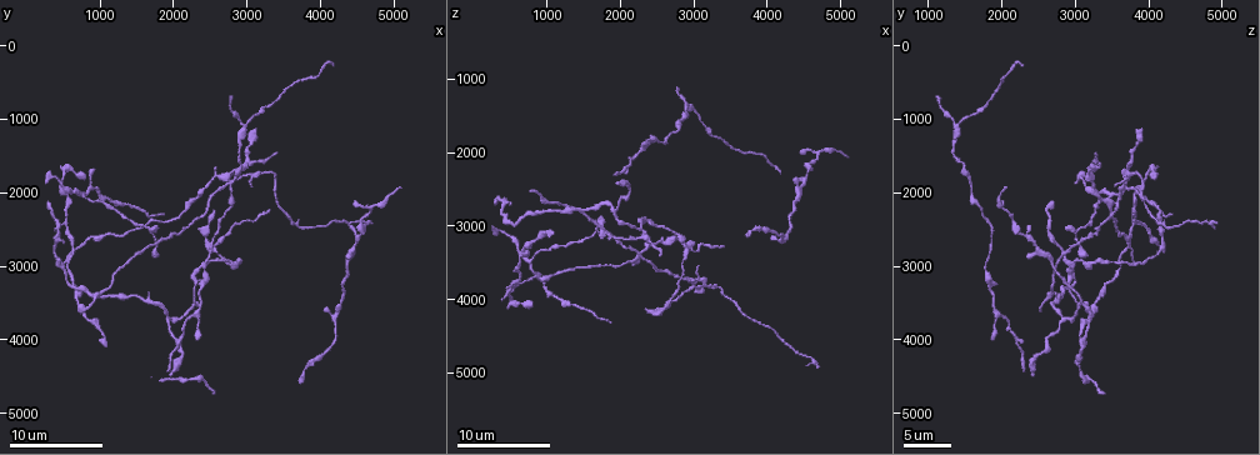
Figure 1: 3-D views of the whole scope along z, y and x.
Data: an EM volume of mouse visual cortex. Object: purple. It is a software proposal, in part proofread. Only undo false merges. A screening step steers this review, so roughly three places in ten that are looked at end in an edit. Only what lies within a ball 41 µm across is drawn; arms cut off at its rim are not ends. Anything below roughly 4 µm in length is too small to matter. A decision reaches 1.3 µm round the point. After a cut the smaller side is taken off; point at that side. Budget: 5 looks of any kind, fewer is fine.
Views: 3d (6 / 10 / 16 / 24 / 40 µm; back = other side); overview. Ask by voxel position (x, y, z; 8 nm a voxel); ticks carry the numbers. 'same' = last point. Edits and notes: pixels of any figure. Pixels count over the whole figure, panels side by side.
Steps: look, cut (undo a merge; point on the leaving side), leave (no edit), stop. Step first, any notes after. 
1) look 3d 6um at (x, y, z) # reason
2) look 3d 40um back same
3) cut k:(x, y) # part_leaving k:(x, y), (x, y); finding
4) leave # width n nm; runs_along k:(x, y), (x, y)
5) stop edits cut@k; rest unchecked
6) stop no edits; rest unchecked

look 3d 10um at (1800, 2650, 3000) # looks like a crossing

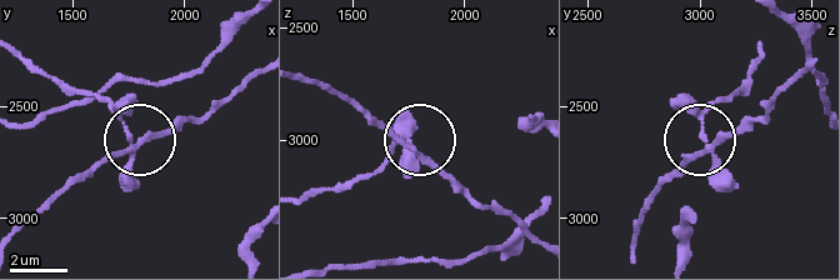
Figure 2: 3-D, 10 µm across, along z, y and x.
cut 2:(103, 163) # width 170 nm; part_leaving 2:(135, 144), (219, 108), (255, 76); a second neuron is stuck on

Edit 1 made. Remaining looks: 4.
look overview # see it whole again

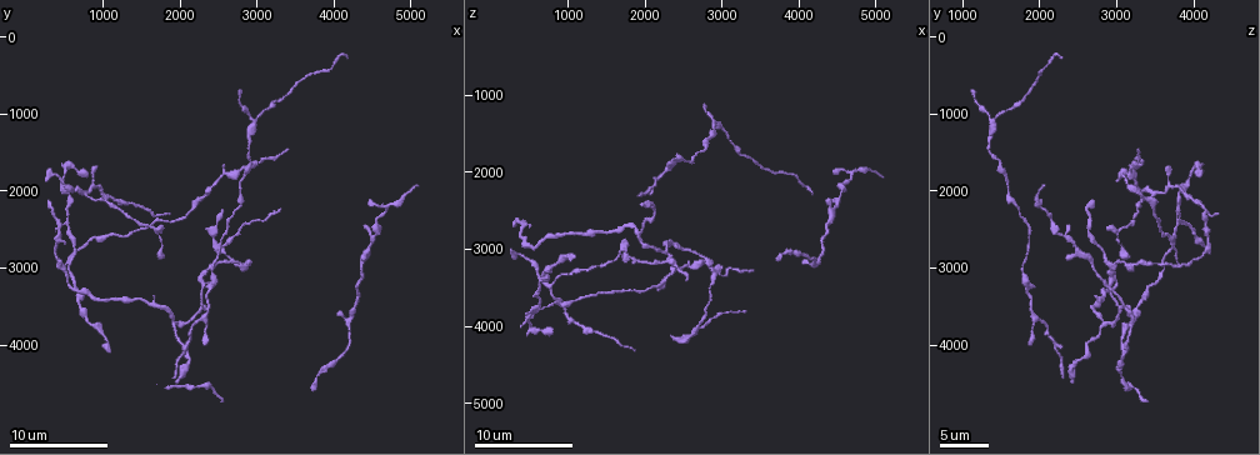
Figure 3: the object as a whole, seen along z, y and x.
look 3d 6um at (1900, 3600, 2750) # three-way junction

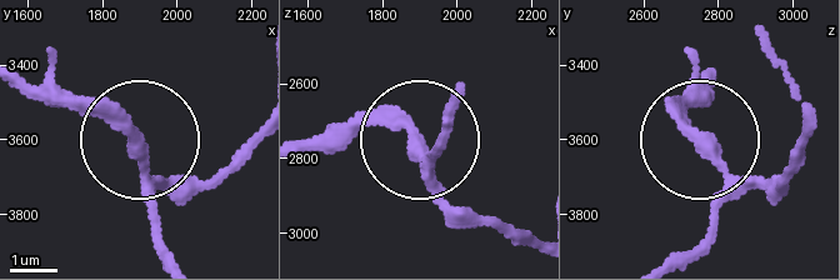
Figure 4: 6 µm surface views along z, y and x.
look 3d 6um back at (1910, 3630, 2780)

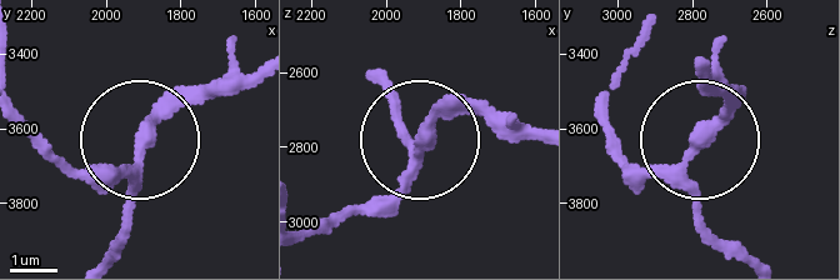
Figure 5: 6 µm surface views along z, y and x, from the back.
leave # side_arm 49 um; arms 3; continuous, no second neuron

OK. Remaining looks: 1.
look 3d 10um at (2500, 2750, 4150) # three-way junction

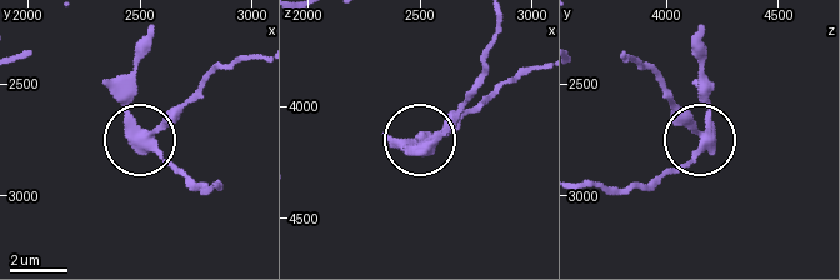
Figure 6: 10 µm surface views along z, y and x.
cut 6:(179, 111) # arms 3; part_leaving 6:(150, 131), (213, 74), (255, 59); a second neuron is stuck on

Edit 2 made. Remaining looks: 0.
stop edits cut@2, cut@6; rest unchecked

